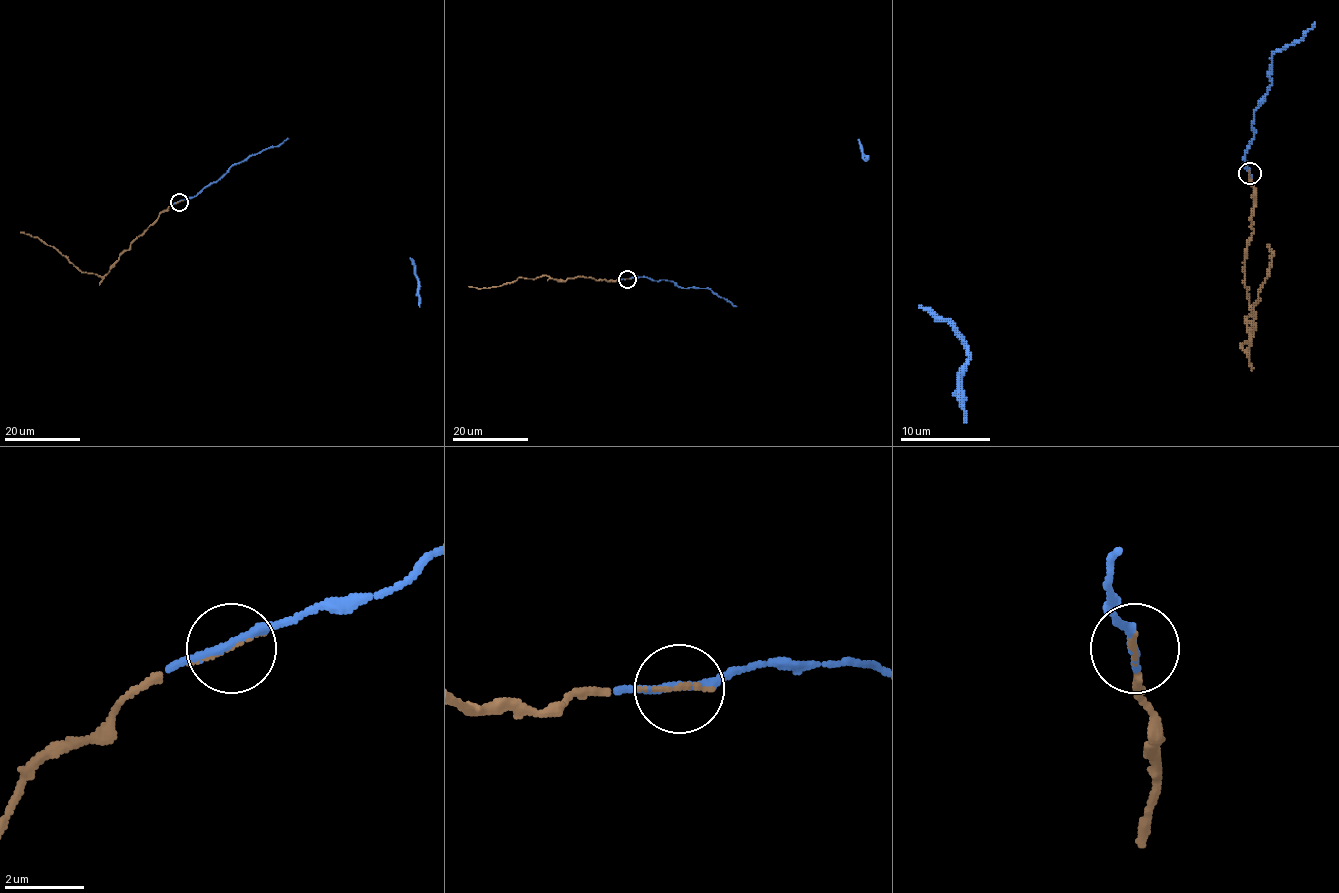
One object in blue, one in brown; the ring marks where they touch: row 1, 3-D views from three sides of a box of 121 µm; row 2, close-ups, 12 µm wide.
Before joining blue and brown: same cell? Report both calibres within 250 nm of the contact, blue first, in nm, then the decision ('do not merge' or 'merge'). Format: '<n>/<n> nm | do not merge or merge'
190/100 nm | merge

